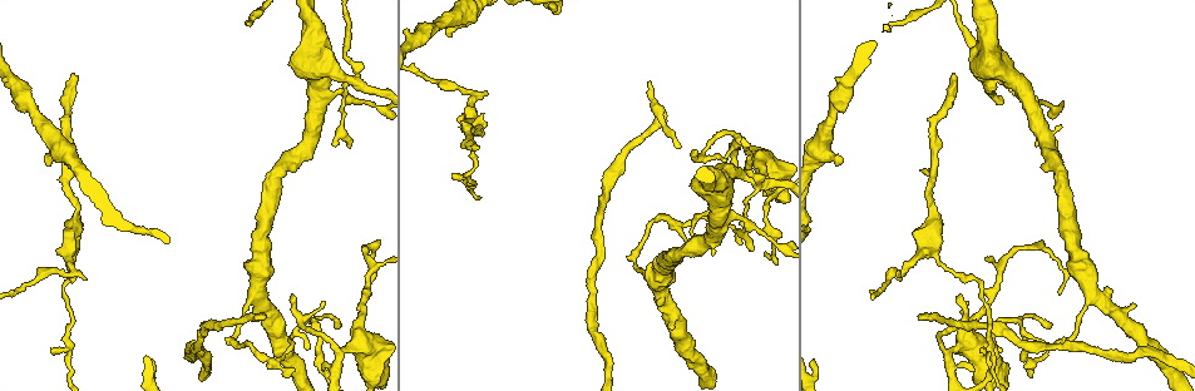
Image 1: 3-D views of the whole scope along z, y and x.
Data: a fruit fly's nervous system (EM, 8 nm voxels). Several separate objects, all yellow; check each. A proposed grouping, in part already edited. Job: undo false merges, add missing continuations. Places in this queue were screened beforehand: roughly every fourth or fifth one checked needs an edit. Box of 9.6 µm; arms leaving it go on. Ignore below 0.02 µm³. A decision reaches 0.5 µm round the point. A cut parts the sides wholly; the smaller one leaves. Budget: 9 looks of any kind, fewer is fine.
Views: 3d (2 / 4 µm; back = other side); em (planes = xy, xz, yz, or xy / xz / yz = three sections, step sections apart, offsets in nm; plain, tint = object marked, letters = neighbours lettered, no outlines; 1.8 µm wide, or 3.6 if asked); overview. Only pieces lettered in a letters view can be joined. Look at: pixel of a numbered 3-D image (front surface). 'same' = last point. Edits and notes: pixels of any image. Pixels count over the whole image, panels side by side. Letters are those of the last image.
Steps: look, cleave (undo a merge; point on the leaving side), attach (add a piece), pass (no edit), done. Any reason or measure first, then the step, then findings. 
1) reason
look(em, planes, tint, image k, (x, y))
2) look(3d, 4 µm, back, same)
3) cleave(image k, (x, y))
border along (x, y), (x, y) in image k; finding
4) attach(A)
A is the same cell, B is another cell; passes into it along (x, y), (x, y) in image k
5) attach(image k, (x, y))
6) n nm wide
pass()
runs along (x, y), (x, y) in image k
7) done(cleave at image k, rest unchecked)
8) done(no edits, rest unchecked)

tapers out
look(em, planes, letters, image 1, (349, 147))

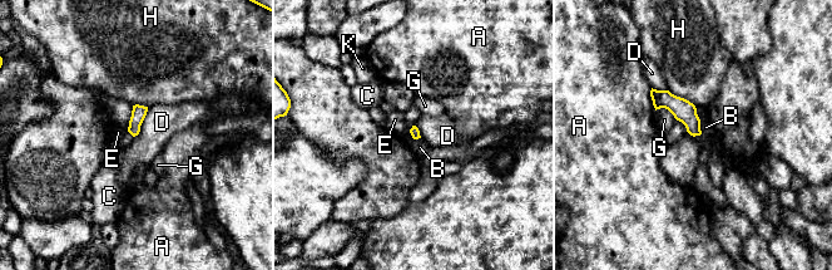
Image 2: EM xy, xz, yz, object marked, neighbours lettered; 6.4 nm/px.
attach(B)
B is the same cell, A, C, D, E, G, H and K are other cells; passes into it along (683, 111), (699, 126), (706, 127) in image 2; the neuron continues

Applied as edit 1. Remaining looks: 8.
thin end
look(em, xz, step 8, letters, image 1, (487, 91))

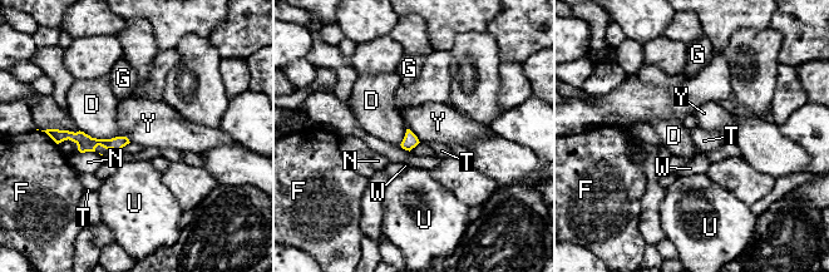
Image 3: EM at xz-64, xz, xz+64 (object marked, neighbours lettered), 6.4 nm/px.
look(em, planes, letters, same)

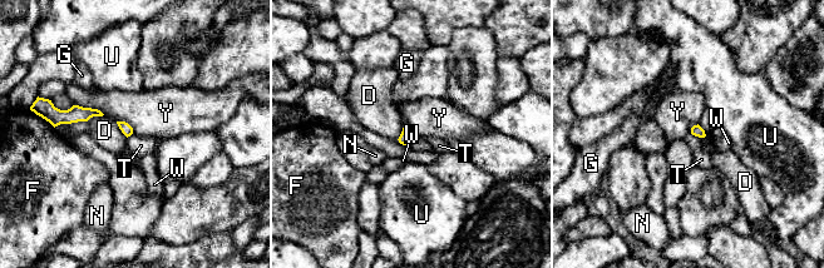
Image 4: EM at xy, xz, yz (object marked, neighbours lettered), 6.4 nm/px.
pass()
D, F, G, N, T, U, W and Y are other cells; border along (73, 104), (97, 108), (104, 114) in image 4; none of them fits

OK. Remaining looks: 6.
see it whole again
look(overview)

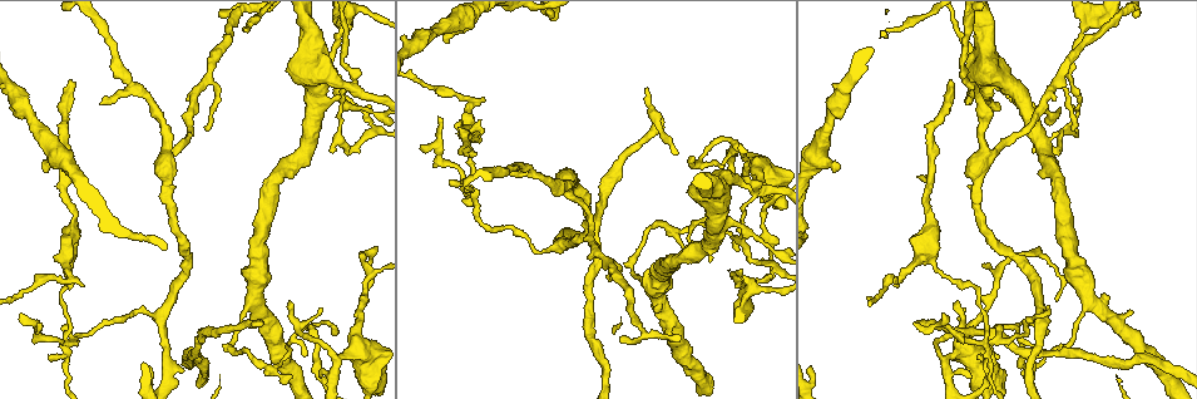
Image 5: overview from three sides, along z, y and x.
tapers out
look(em, xy, step 8, plain, image 5, (292, 376))

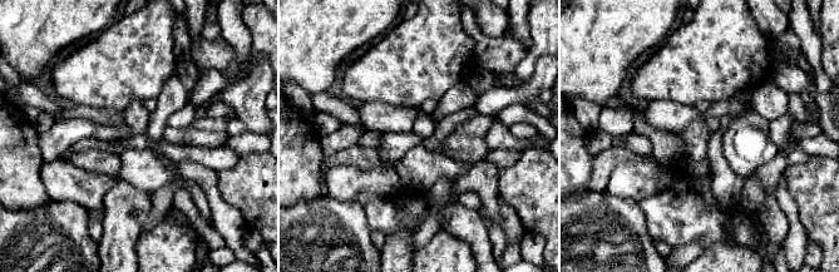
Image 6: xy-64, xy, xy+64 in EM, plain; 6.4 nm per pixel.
look(em, xy, step 8, letters, same)

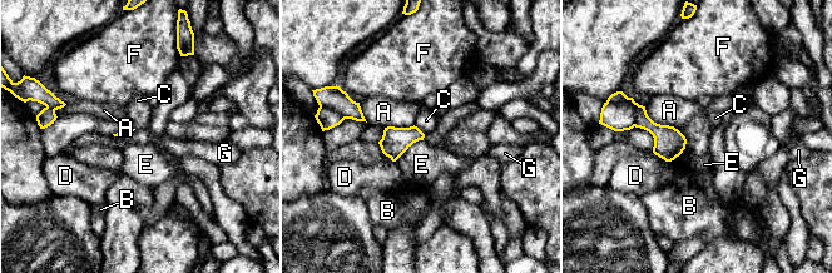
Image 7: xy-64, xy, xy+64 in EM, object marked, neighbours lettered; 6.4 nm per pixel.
cleave(image 7, (617, 117))
A, B, C, D, E, F and G are other cells; border along (639, 105), (635, 108), (634, 125) in image 7; a second neuron is stuck on

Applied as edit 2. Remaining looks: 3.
free end
look(3d, 4 µm, back, image 5, (260, 326))

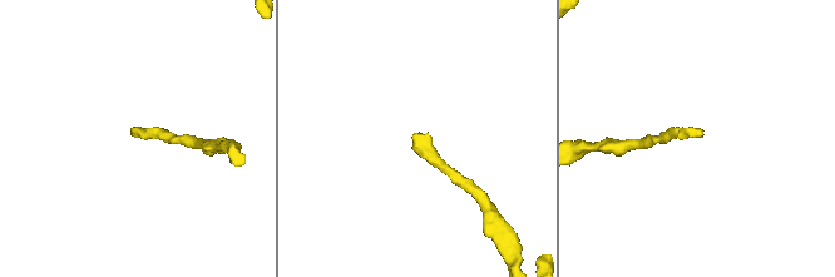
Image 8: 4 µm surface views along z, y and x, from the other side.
need the tissue
look(em, xy, step 8, tint, image 8, (131, 133))

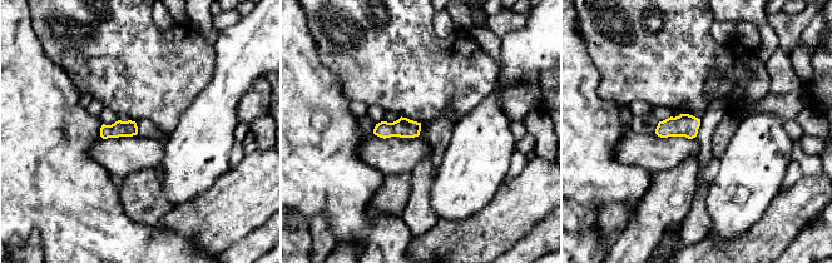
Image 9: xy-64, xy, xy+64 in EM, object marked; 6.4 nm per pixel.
look(em, planes, letters, same)

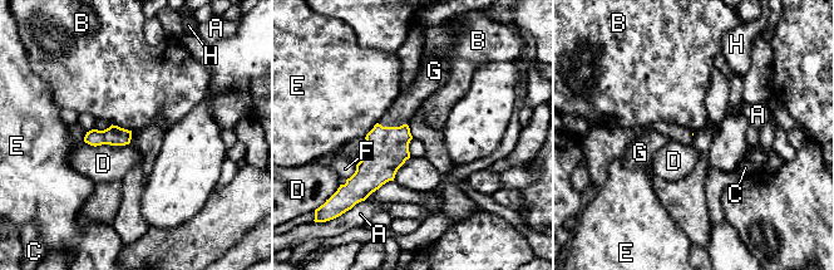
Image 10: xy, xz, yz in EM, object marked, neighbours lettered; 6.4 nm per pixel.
attach(G)
G is the same cell, A, B, C, D, E, F and H are other cells; the neuron continues

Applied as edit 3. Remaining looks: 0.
done(attach at image 2, cleave at image 7, attach at image 10, rest unchecked)

